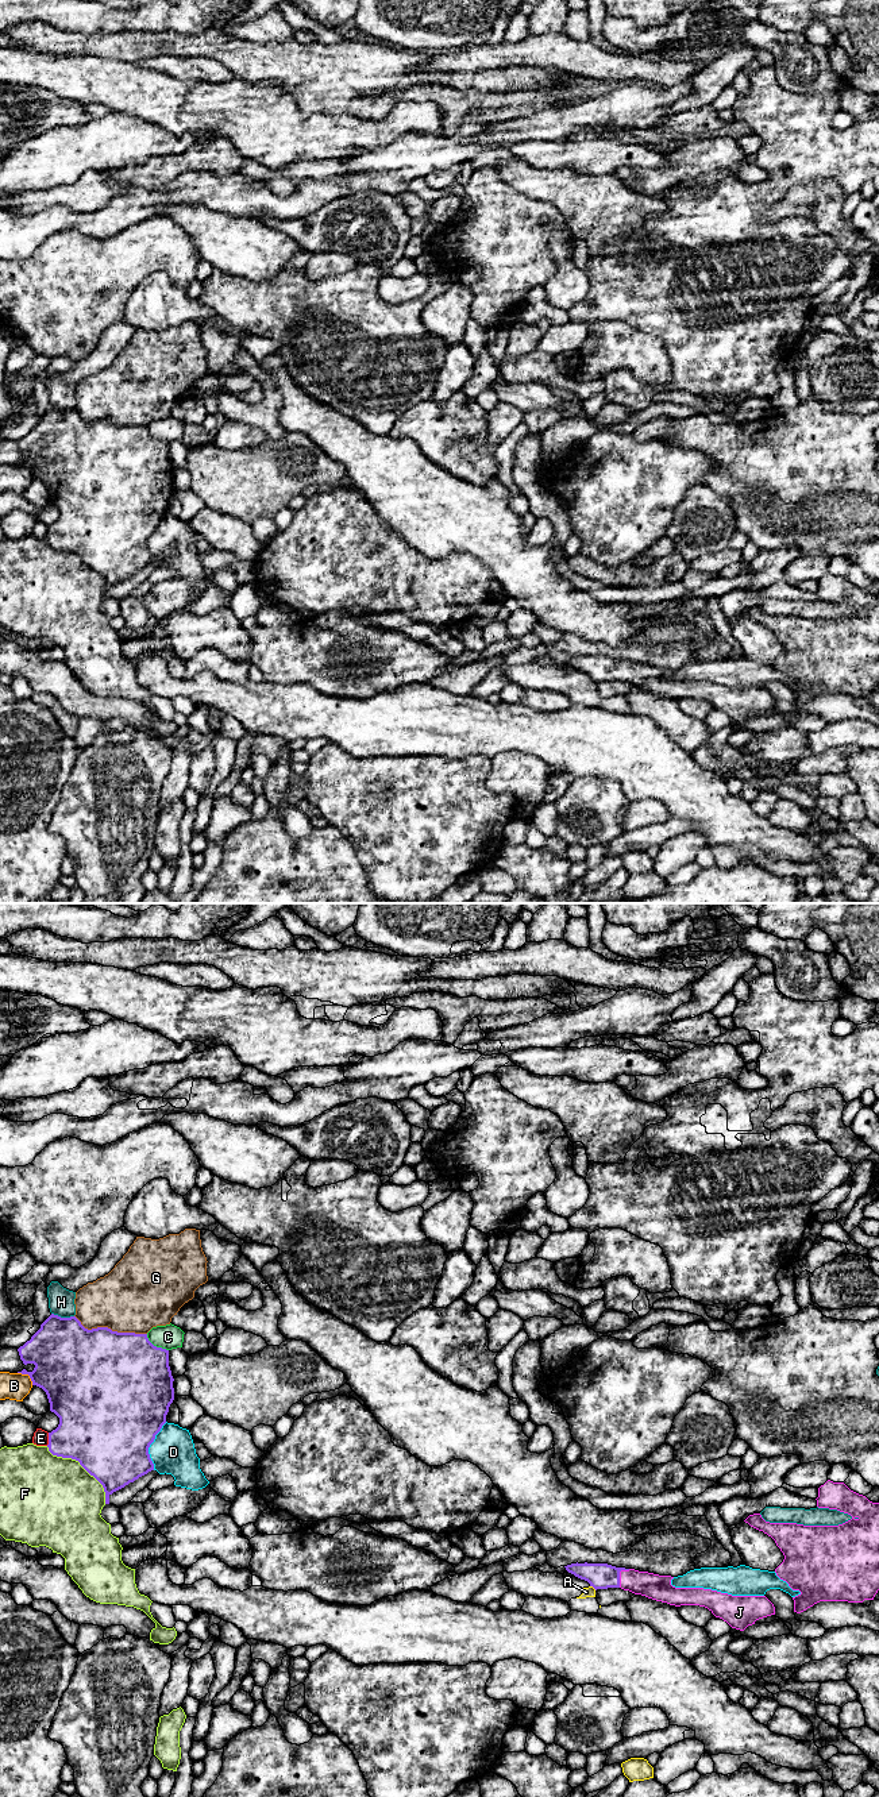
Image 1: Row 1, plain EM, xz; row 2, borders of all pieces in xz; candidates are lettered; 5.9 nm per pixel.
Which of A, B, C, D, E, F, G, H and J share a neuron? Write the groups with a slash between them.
A / B / C / D / E / F / G / H / J

